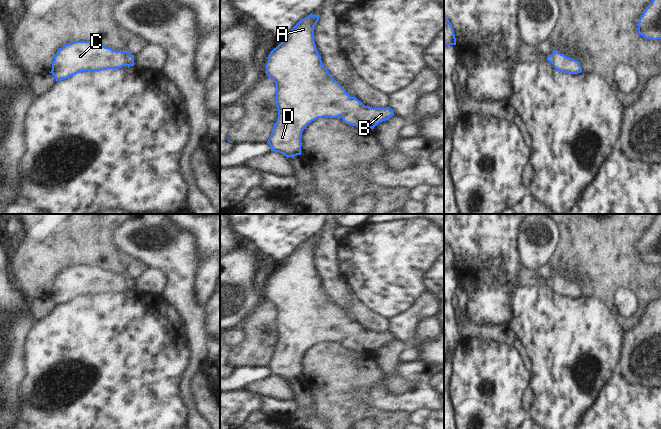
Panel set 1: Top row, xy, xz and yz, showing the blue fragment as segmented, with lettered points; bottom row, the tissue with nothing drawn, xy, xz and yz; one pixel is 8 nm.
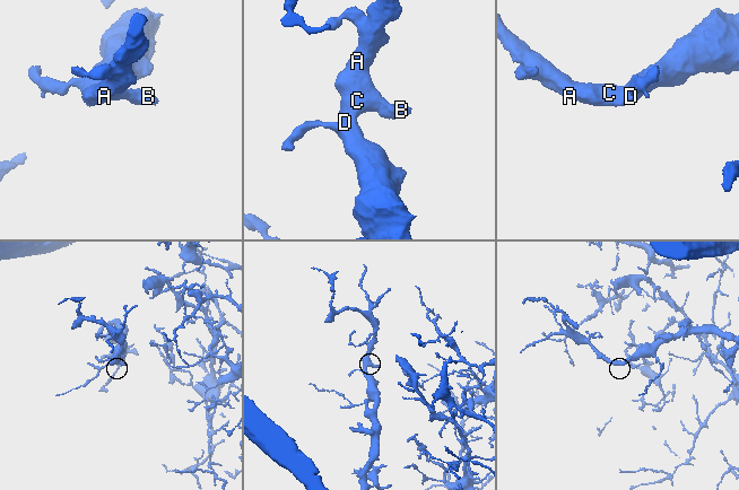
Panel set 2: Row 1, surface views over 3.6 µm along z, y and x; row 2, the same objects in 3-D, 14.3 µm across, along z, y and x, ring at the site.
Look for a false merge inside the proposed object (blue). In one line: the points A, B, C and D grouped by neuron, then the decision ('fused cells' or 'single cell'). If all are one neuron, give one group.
A B C D; single cell

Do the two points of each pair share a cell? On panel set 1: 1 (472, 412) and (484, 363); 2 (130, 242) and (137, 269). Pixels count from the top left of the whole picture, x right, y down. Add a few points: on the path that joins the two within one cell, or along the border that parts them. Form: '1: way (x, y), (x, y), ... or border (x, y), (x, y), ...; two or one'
1: way (476, 400), (476, 388), (484, 375); one
2: border (129, 259), (139, 259), (148, 267); two

